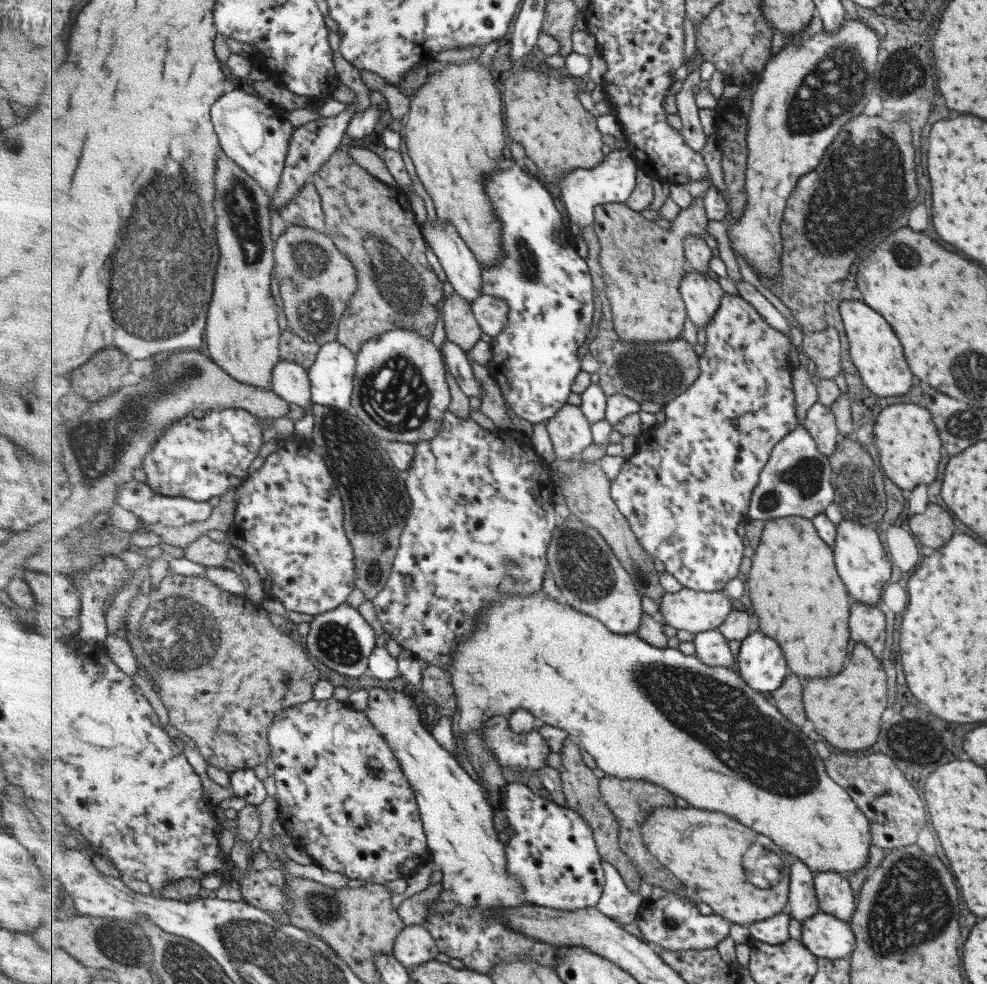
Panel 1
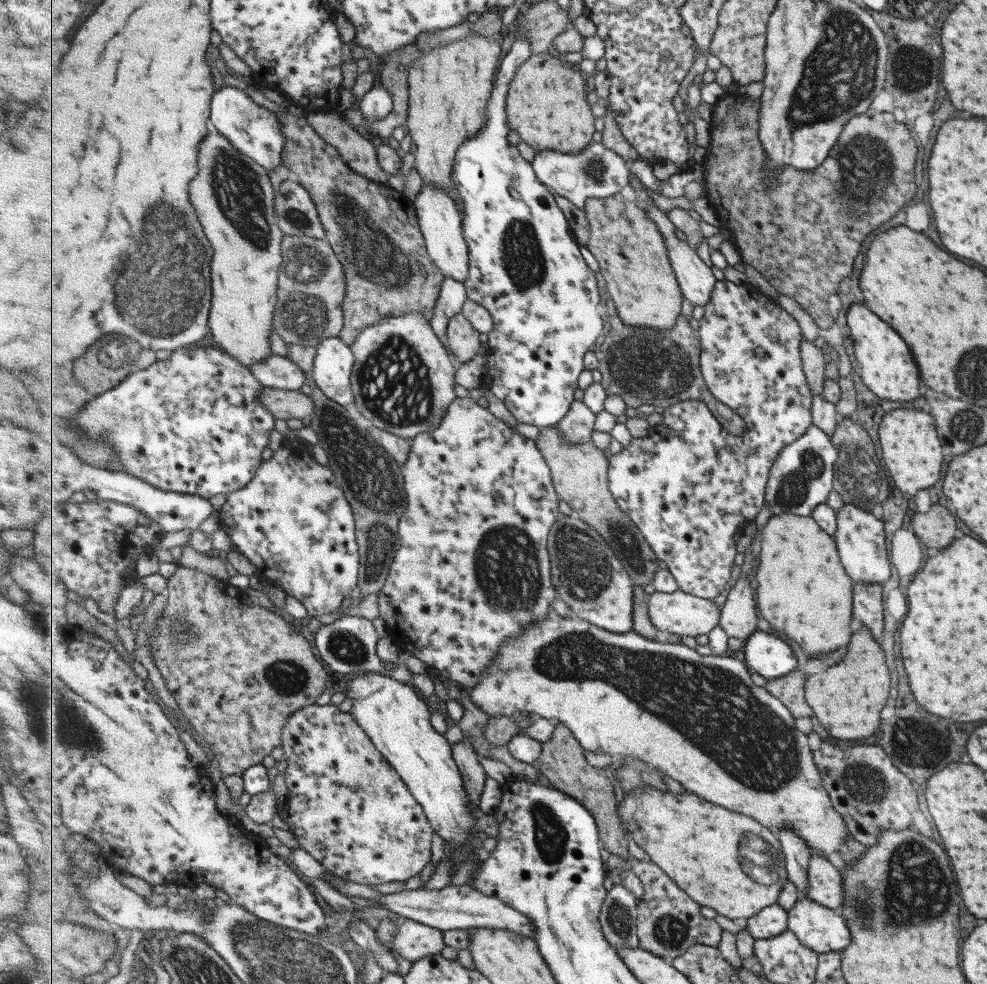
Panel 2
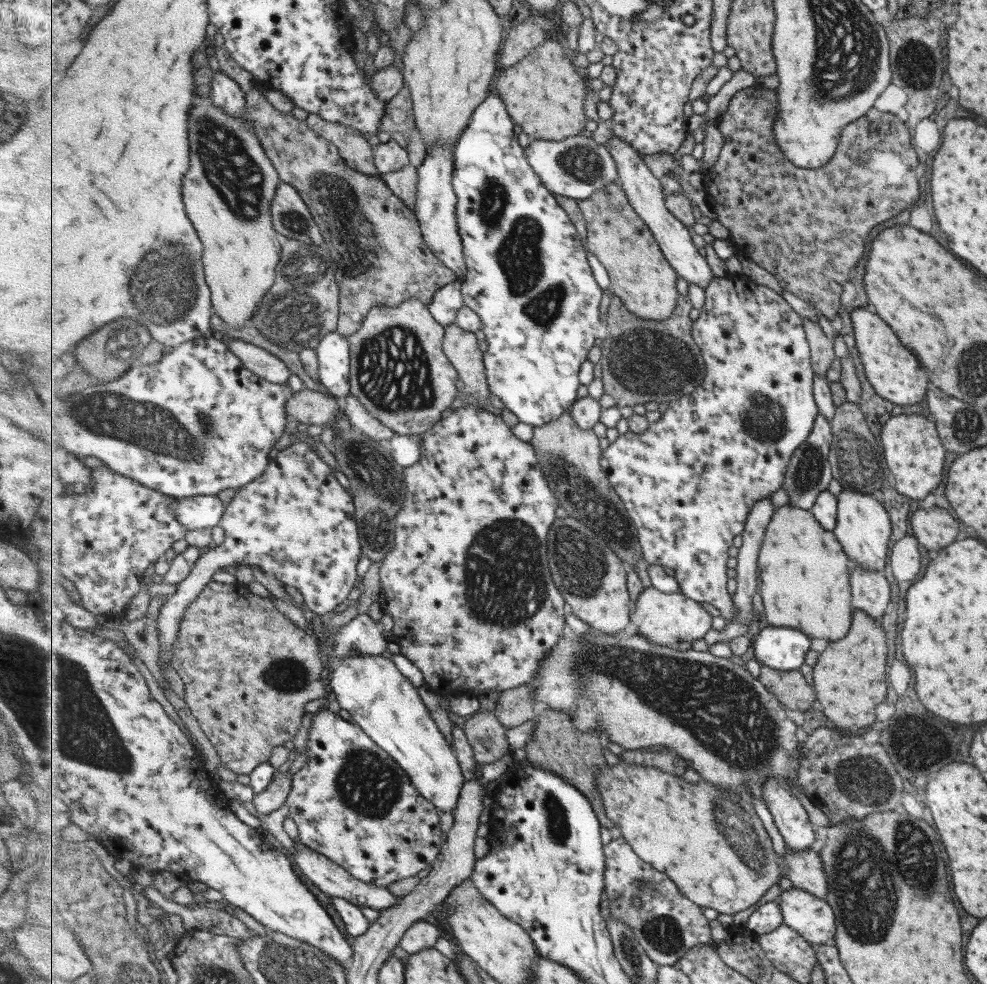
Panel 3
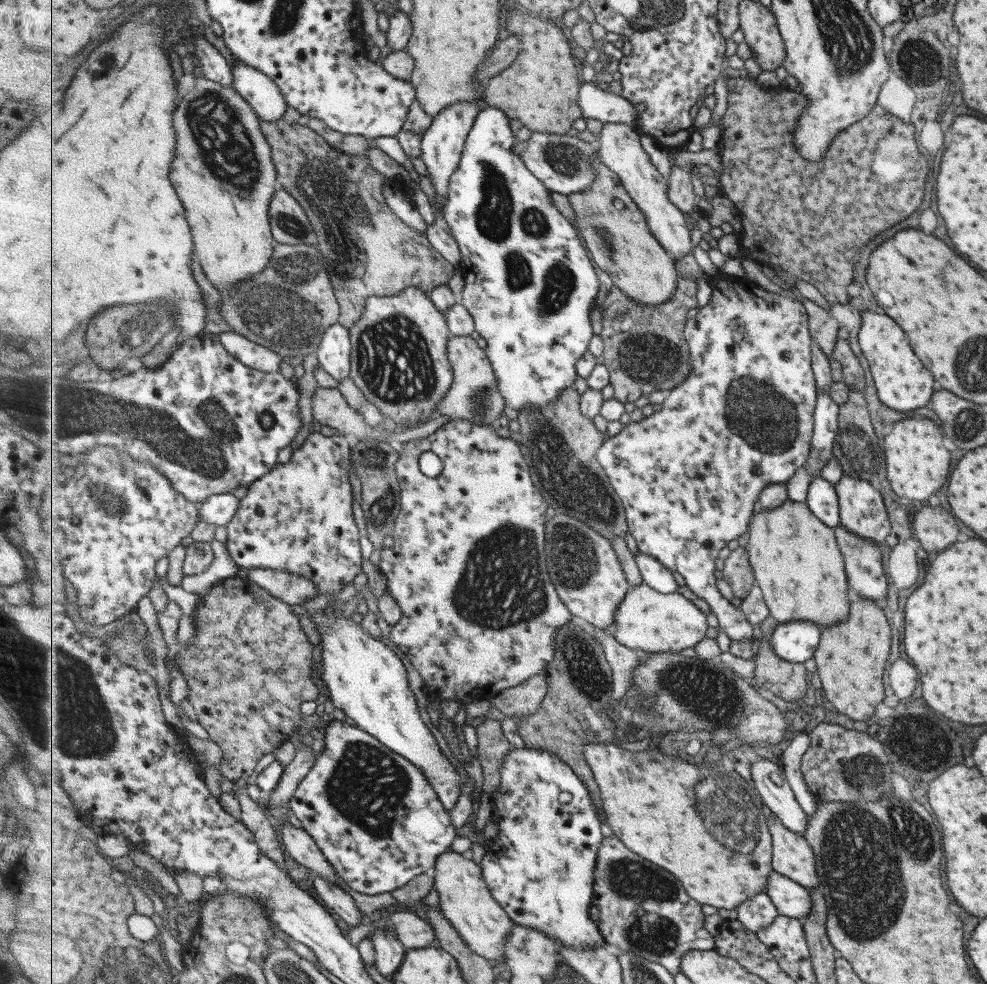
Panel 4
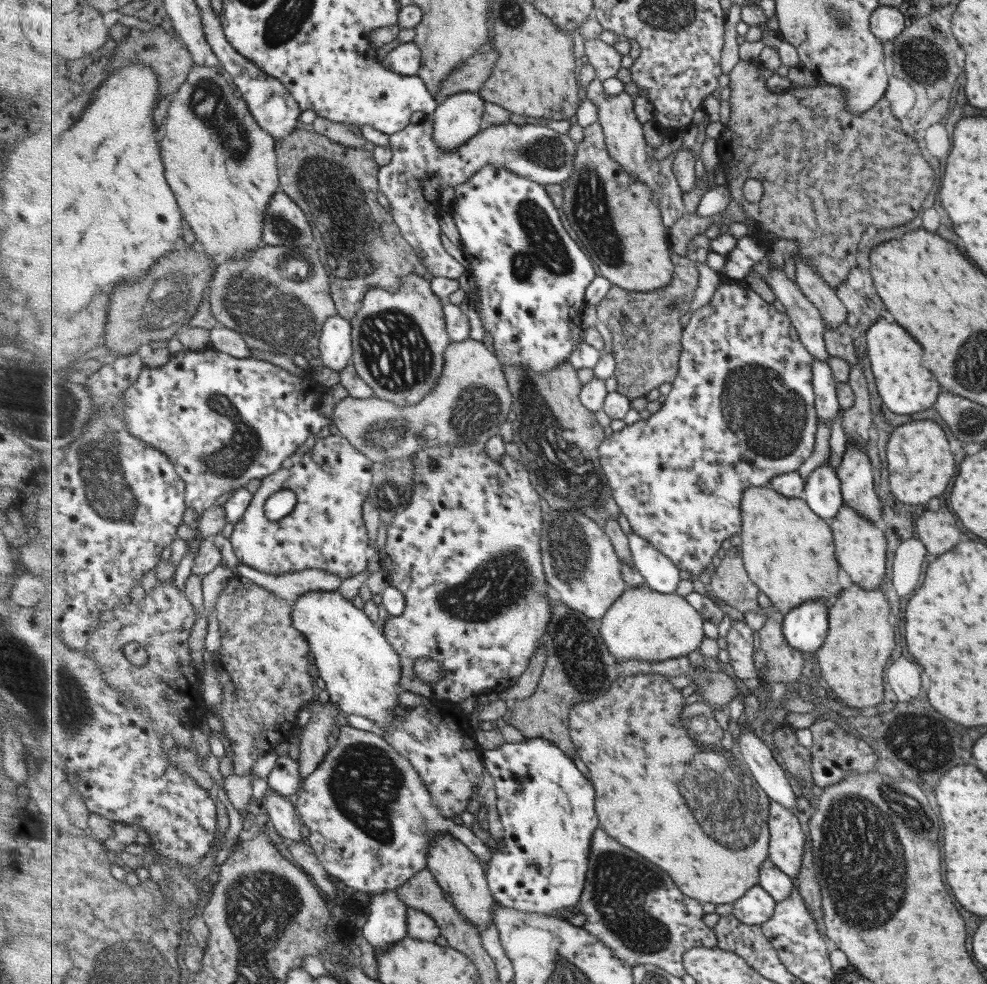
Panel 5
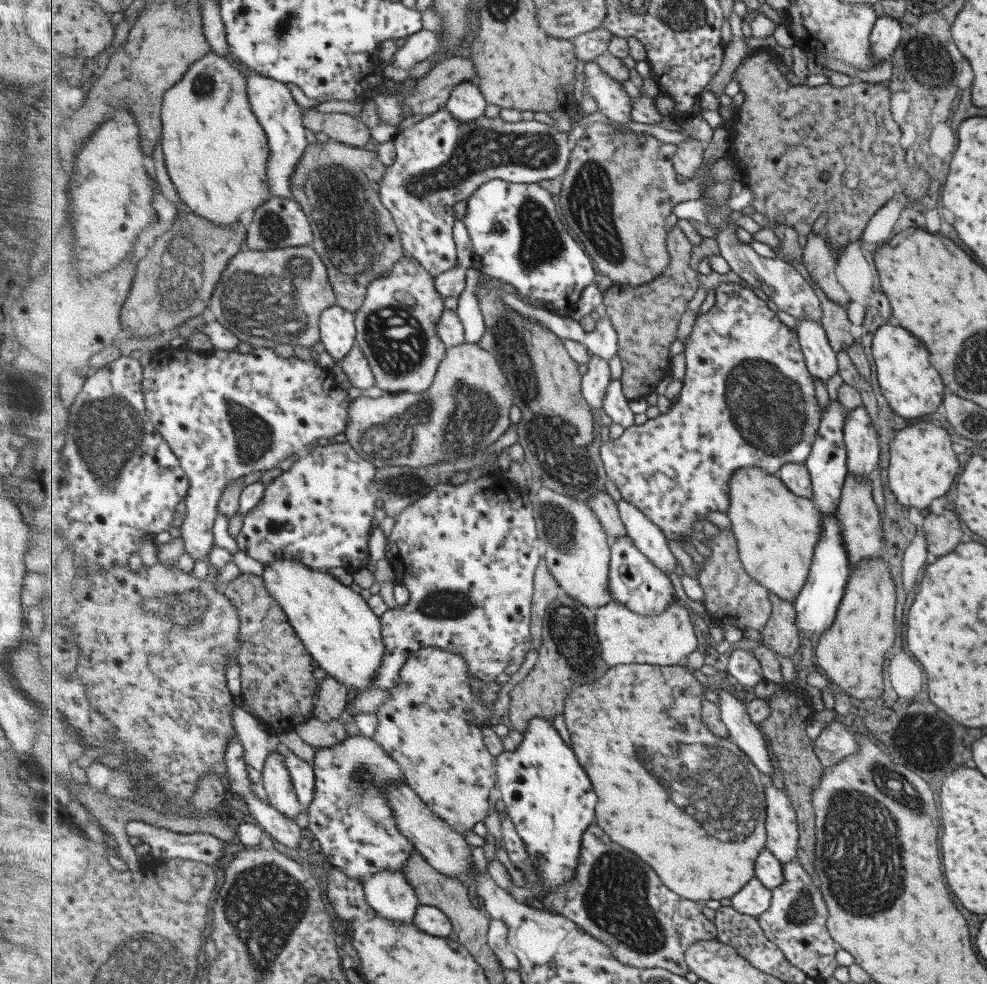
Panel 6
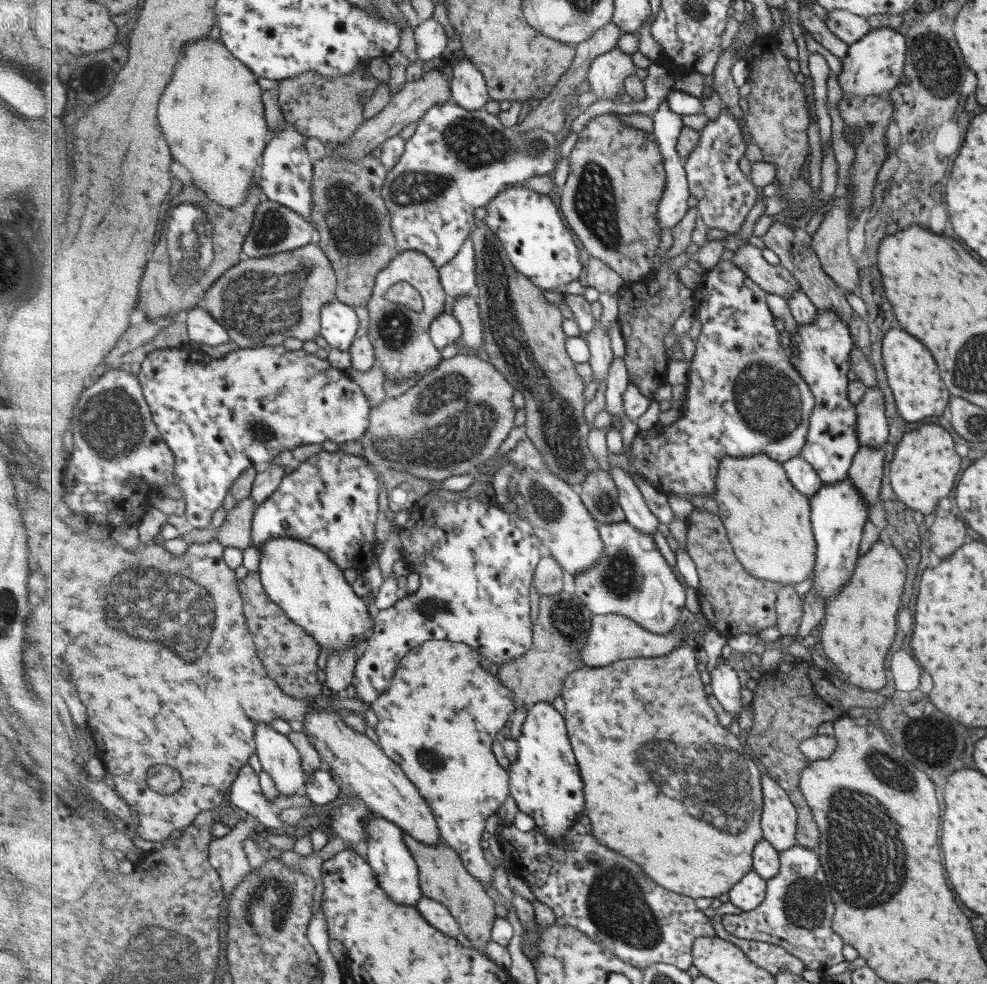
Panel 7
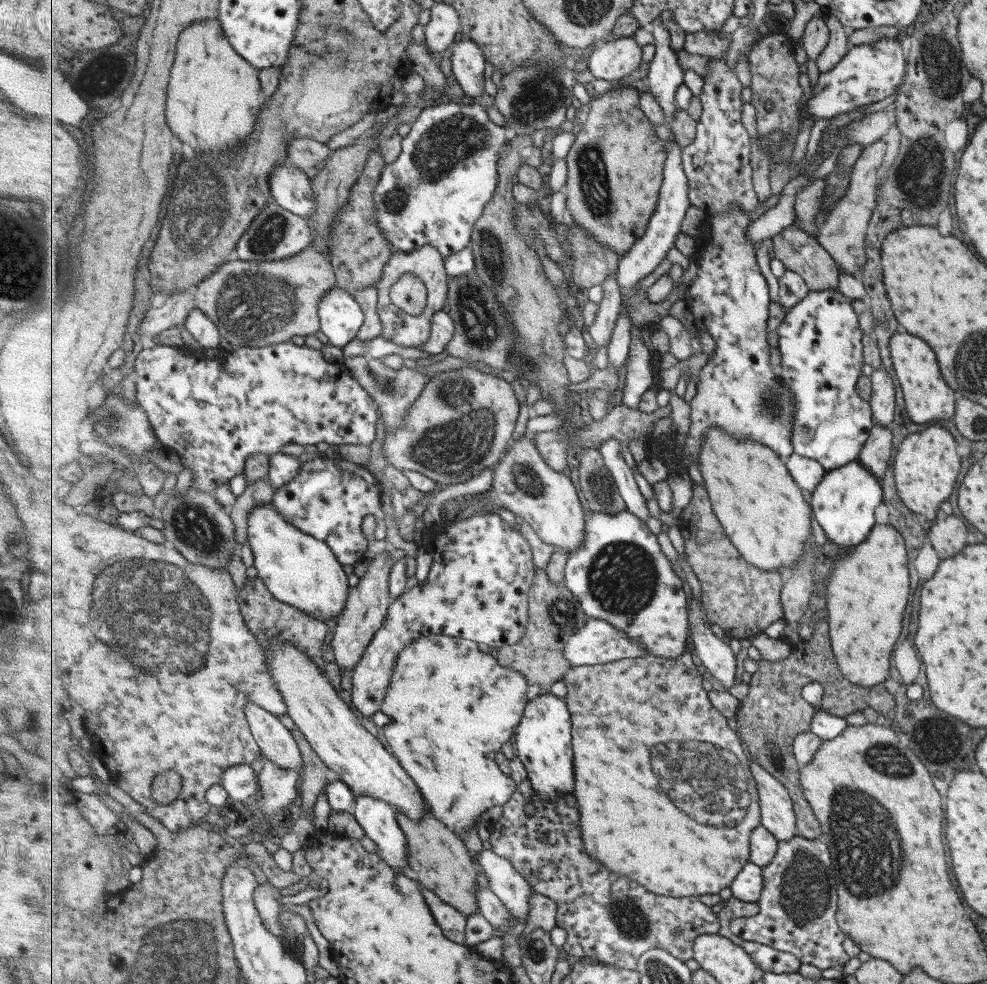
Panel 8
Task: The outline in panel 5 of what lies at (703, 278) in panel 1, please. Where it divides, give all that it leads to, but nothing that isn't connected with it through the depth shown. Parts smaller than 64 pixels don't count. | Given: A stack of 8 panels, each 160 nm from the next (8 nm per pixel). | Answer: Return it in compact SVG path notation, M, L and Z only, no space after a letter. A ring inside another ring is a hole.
M594 78L585 88L587 97L599 107L599 122L604 127L608 142L608 150L612 157L620 162L637 182L645 183L659 199L659 208L663 216L663 224L671 228L685 213L683 190L673 172L672 166L663 161L651 159L650 146L644 135L644 125L638 119L633 95L621 92L619 95L609 95L603 88L603 82Z

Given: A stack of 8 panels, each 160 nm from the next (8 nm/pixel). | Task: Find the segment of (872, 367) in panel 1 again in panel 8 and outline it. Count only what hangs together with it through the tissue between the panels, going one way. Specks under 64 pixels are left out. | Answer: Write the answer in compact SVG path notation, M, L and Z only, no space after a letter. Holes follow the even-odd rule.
M893 334L889 339L888 348L895 378L902 390L904 409L912 422L929 424L929 422L941 419L951 419L956 403L955 392L949 390L949 386L941 380L941 374L937 370L937 362L935 362L931 348L923 340L915 338L911 334Z

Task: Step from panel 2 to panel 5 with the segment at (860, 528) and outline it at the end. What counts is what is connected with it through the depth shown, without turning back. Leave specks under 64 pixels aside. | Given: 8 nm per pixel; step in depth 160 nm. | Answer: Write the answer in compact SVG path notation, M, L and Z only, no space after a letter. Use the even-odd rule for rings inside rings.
M857 443L845 444L836 472L841 482L844 506L855 509L860 517L872 523L879 521L881 504L873 491L871 464Z

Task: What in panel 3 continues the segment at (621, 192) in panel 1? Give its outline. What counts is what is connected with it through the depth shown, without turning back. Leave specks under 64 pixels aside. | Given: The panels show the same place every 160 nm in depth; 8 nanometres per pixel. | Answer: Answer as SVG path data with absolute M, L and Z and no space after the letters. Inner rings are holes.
M577 135L562 141L531 138L529 146L524 151L542 183L554 195L578 201L585 200L609 183L619 181L616 159L605 144L597 144L591 137Z

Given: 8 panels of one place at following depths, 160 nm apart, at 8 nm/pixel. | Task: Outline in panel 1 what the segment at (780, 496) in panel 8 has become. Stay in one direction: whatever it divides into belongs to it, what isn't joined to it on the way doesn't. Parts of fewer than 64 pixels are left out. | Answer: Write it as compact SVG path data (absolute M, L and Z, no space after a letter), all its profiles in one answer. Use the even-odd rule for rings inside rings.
M787 516L767 521L751 560L748 592L752 608L759 616L760 631L781 644L791 672L809 678L837 674L842 669L845 646L849 642L847 630L847 612L850 612L849 594L836 570L832 548L817 534L811 520L801 516Z

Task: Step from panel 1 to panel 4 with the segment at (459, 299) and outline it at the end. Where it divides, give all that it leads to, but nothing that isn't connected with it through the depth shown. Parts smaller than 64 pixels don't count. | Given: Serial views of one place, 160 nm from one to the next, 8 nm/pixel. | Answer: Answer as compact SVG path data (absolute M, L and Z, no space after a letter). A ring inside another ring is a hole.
M455 336L449 339L448 357L451 361L455 381L447 396L437 406L436 415L446 415L450 421L465 419L477 424L493 424L498 426L498 421L504 415L506 400L499 390L497 375L493 370L486 349L477 344L477 339L471 336Z

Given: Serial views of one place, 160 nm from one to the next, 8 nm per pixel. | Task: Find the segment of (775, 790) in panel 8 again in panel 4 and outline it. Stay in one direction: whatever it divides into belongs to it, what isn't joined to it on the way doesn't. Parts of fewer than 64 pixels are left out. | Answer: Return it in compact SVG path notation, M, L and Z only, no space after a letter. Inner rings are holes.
M773 812L768 819L768 827L774 844L774 870L807 888L821 888L816 874L816 862L813 862L811 854L812 848L809 848L811 843L806 836L789 830Z

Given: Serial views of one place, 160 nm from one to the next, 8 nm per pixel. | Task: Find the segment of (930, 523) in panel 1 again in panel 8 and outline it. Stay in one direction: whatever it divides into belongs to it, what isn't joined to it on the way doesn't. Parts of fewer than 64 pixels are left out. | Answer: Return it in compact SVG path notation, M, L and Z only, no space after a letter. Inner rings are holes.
M943 516L941 522L936 518L931 523L931 528L925 528L925 532L927 532L926 544L937 552L936 555L941 560L961 552L963 546L967 544L967 528L953 516Z

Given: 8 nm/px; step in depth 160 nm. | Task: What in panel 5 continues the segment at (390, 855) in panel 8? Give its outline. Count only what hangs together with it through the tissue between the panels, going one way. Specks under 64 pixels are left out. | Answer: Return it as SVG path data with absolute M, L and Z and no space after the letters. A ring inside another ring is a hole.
M397 890L372 894L369 900L370 913L364 924L364 936L366 940L377 951L386 951L393 943L403 940L407 932L407 910L408 904L397 896Z

